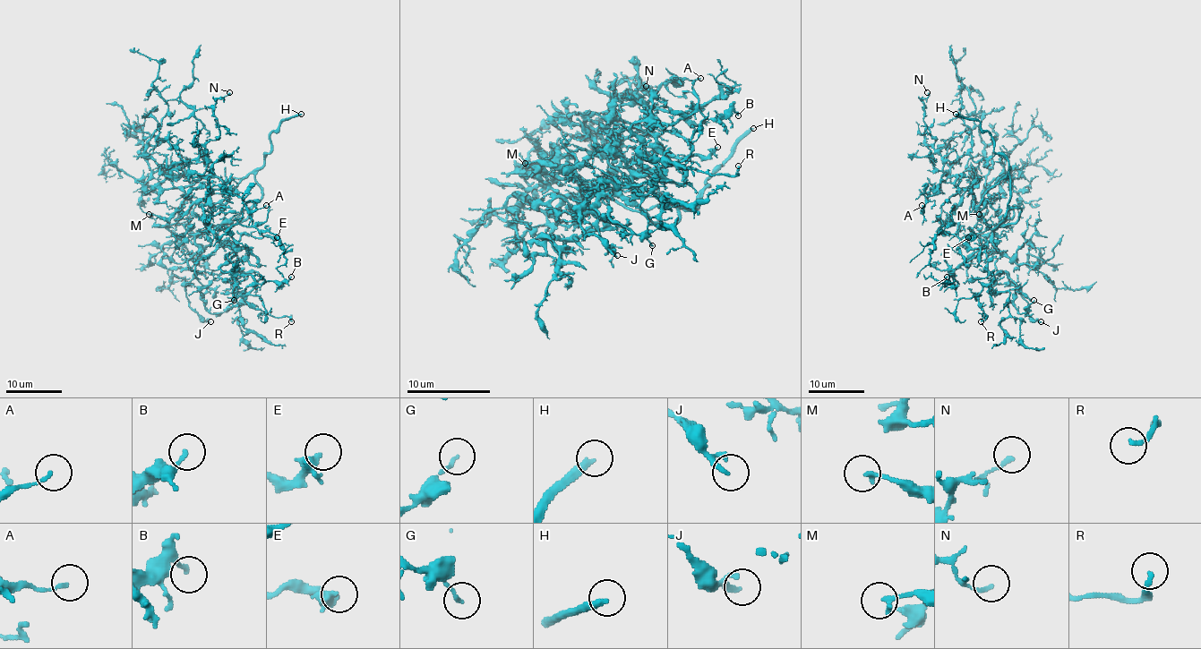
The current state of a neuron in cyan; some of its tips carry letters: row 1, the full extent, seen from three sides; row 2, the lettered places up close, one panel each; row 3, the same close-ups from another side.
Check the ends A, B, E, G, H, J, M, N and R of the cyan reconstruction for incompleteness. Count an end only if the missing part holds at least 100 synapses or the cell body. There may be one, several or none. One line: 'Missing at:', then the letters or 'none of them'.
Missing at: H

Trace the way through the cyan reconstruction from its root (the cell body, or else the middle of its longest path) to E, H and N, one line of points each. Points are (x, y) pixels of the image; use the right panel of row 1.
E: (1009, 187), (1008, 209), (993, 229), (993, 237), (983, 247), (973, 249), (966, 239), (974, 236), (968, 237)
H: (1009, 187), (1008, 162), (993, 151), (990, 134), (981, 127), (978, 120), (969, 120), (956, 114)
N: (1009, 187), (1008, 174), (976, 205), (943, 170), (943, 157), (923, 120), (927, 92)

